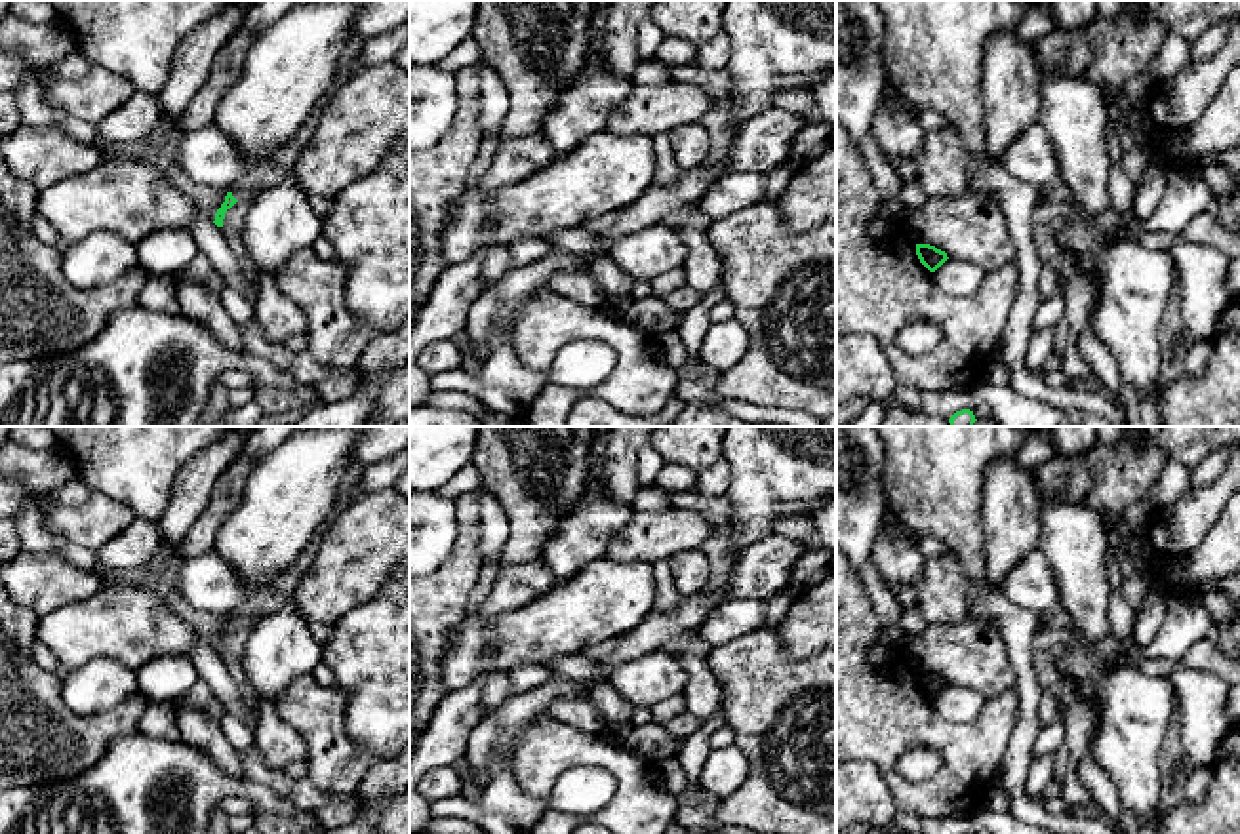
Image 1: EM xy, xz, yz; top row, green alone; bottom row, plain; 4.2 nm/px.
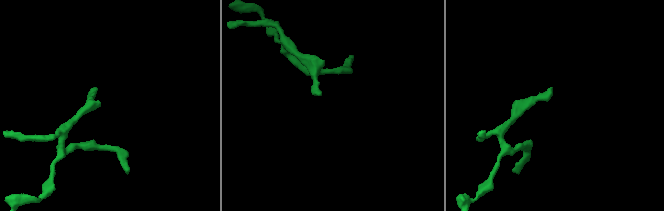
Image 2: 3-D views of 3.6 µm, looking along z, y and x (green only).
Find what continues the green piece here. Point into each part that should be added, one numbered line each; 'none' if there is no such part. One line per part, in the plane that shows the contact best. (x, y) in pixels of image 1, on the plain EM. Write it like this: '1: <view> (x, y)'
1: xy (242, 621)

